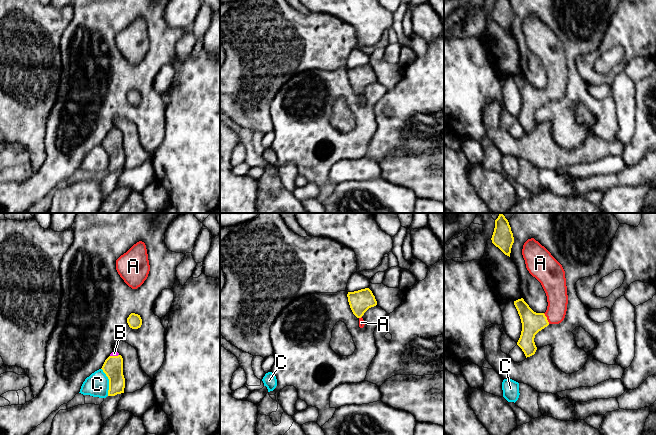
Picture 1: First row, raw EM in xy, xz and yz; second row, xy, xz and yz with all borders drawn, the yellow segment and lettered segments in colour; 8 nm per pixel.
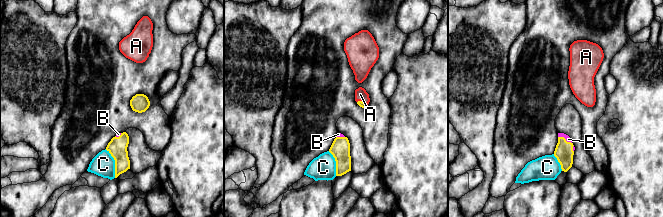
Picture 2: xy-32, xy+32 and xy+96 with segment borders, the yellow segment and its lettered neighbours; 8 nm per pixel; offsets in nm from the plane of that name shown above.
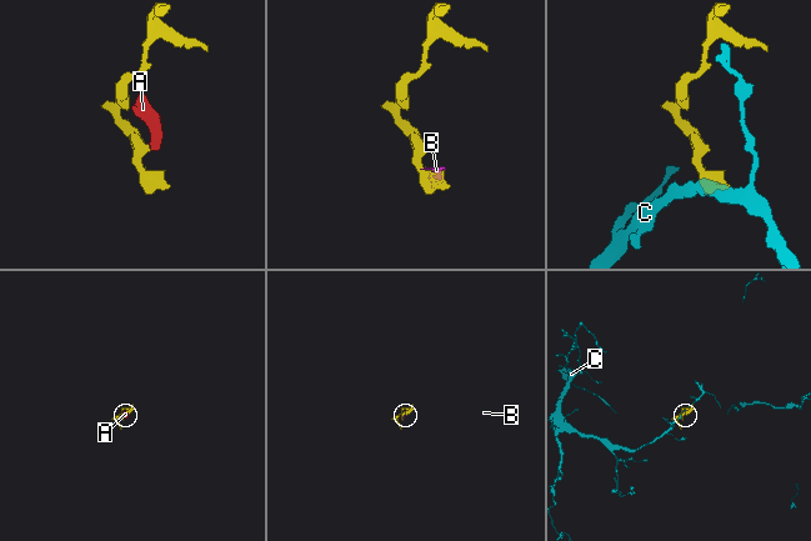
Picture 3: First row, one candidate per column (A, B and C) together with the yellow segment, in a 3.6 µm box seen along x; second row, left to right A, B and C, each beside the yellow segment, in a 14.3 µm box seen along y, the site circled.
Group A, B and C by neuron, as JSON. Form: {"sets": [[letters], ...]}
{"sets": [["A"], ["B"], ["C"]]}

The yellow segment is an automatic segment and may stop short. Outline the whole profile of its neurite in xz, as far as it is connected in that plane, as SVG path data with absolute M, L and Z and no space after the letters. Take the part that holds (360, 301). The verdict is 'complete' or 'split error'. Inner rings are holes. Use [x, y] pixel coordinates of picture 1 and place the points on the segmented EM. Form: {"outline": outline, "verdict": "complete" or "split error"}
{"outline": "M365 288L348 292L347 297L353 314L359 319L359 327L363 328L365 323L362 316L369 308L377 305L375 296L369 288Z", "verdict": "split error"}

